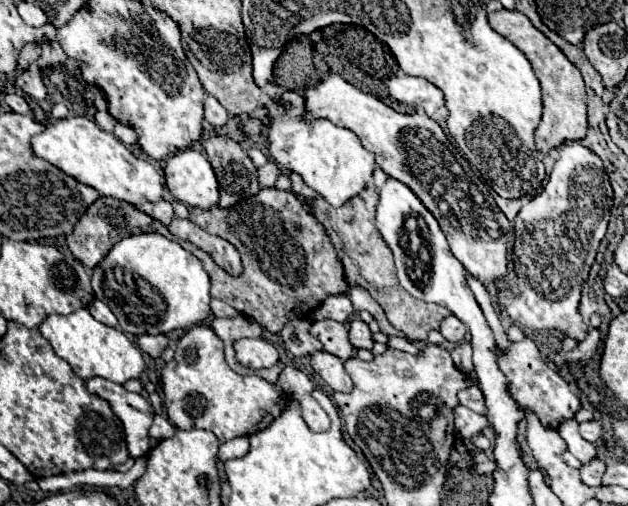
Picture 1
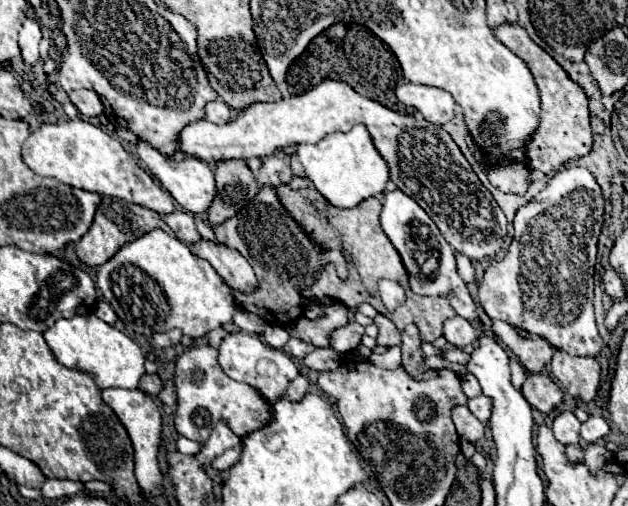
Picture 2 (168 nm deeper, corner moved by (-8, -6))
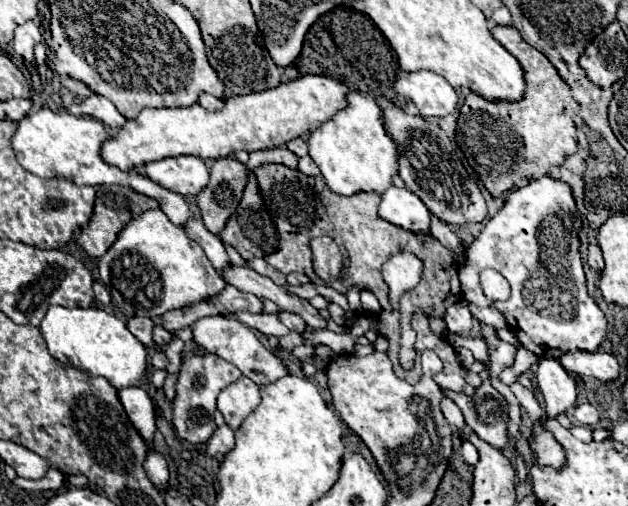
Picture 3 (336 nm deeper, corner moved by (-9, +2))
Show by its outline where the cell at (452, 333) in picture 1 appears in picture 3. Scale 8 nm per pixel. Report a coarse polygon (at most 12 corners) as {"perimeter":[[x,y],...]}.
{"perimeter":[[456,302],[446,308],[448,332],[468,334],[472,314],[468,304]]}

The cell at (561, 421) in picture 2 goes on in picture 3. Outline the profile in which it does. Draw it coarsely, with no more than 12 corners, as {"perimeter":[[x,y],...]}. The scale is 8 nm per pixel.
{"perimeter":[[540,358],[538,390],[546,416],[570,412],[576,382],[558,360]]}

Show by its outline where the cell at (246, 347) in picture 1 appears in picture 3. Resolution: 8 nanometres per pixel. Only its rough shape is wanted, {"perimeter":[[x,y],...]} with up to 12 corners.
{"perimeter":[[234,316],[192,324],[192,340],[258,386],[288,374]]}

